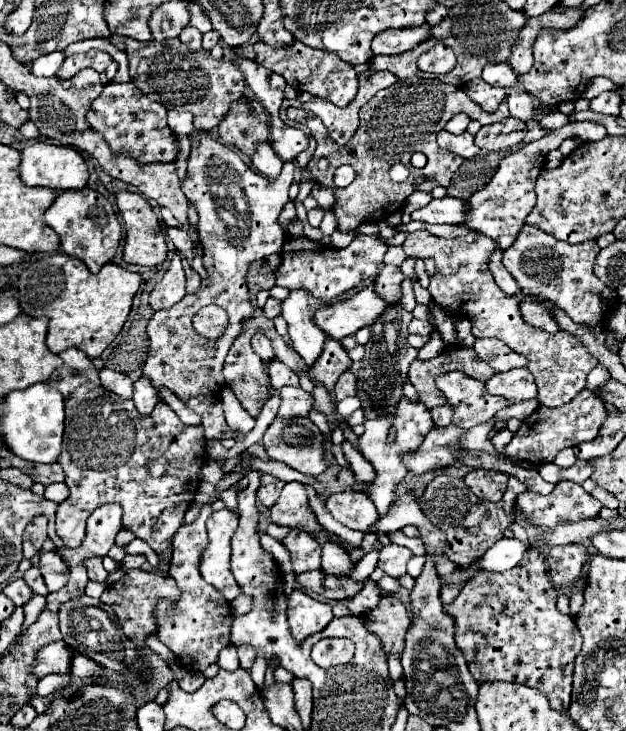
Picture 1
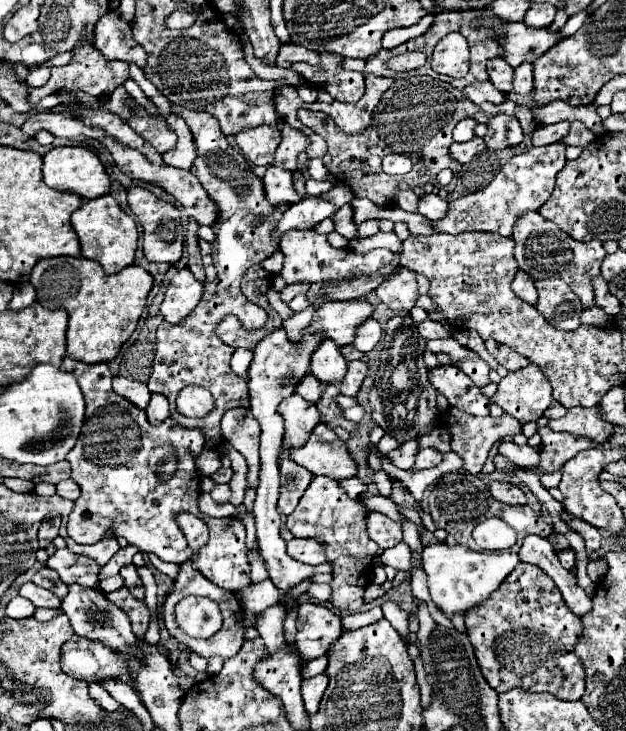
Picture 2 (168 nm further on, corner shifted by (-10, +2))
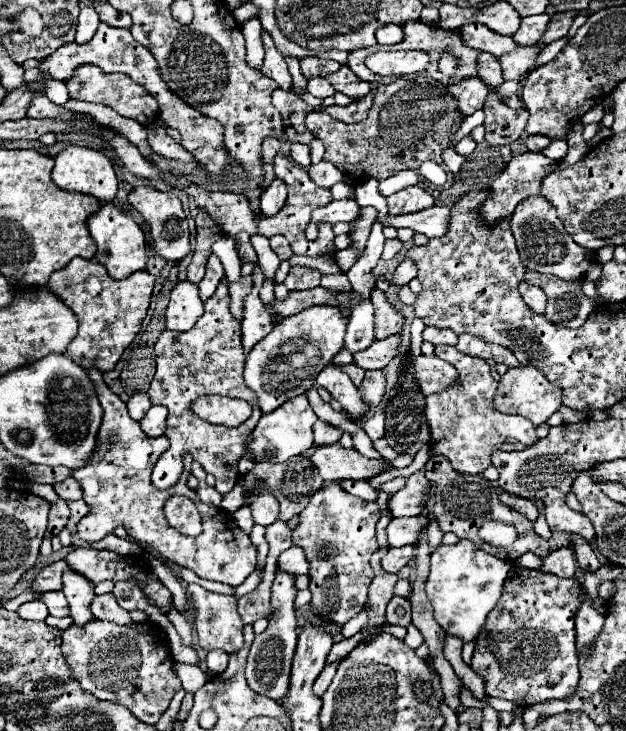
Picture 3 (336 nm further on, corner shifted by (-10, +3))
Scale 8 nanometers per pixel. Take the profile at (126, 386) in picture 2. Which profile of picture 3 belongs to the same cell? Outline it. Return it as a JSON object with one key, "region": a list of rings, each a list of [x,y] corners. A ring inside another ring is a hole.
{"region":[[[134,394],[130,400],[128,400],[128,412],[134,420],[142,420],[144,414],[148,412],[148,408],[152,406],[148,394]]]}

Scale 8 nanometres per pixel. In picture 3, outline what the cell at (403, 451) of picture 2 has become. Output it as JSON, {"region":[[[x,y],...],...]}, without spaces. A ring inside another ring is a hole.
{"region":[[[380,438],[380,440],[374,440],[372,442],[372,446],[374,446],[374,450],[384,458],[384,460],[394,460],[398,454],[388,446],[388,442],[386,442],[386,438]]]}

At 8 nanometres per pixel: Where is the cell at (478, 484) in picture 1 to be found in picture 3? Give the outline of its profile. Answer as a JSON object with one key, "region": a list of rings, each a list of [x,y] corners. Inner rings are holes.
{"region":[[[504,492],[500,494],[500,500],[502,500],[502,504],[506,504],[506,506],[510,506],[512,510],[516,510],[516,512],[520,512],[520,514],[524,514],[528,520],[532,520],[532,522],[536,522],[538,520],[538,516],[540,516],[540,512],[538,512],[538,508],[530,502],[530,500],[522,500],[522,498],[514,498],[514,496],[506,496]]]}

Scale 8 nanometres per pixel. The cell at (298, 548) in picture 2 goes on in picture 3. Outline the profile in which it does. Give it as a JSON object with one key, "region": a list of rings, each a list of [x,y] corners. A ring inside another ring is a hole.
{"region":[[[292,546],[292,548],[288,548],[288,550],[284,550],[284,552],[280,554],[276,568],[278,568],[280,572],[288,572],[288,574],[294,574],[294,576],[298,576],[298,574],[308,574],[306,556],[304,556],[304,552],[302,552],[300,548],[296,548],[296,546]]]}

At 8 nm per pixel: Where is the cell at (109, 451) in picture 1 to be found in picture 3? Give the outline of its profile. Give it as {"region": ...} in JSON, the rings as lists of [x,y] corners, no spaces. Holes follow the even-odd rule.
{"region":[[[90,370],[90,378],[96,386],[100,404],[104,408],[104,422],[98,432],[98,452],[94,454],[92,462],[86,468],[78,468],[78,472],[72,472],[72,476],[80,482],[84,490],[84,502],[90,506],[90,514],[84,516],[78,524],[78,536],[86,542],[98,542],[106,534],[114,532],[118,524],[126,528],[126,532],[136,540],[148,544],[152,550],[160,554],[160,558],[176,562],[184,568],[190,568],[200,578],[216,580],[228,586],[240,586],[256,568],[256,546],[250,542],[250,538],[236,526],[234,518],[222,510],[206,506],[198,500],[196,492],[186,486],[186,478],[190,474],[192,458],[184,458],[184,472],[182,478],[168,490],[158,490],[150,482],[150,472],[154,468],[154,462],[160,458],[160,454],[168,448],[168,438],[146,438],[144,432],[140,432],[140,424],[130,418],[126,404],[106,386],[102,380],[102,372]],[[174,494],[182,494],[194,500],[194,504],[200,508],[202,514],[202,532],[206,532],[206,542],[196,542],[190,536],[184,536],[176,532],[164,518],[164,500],[168,500]]]}

